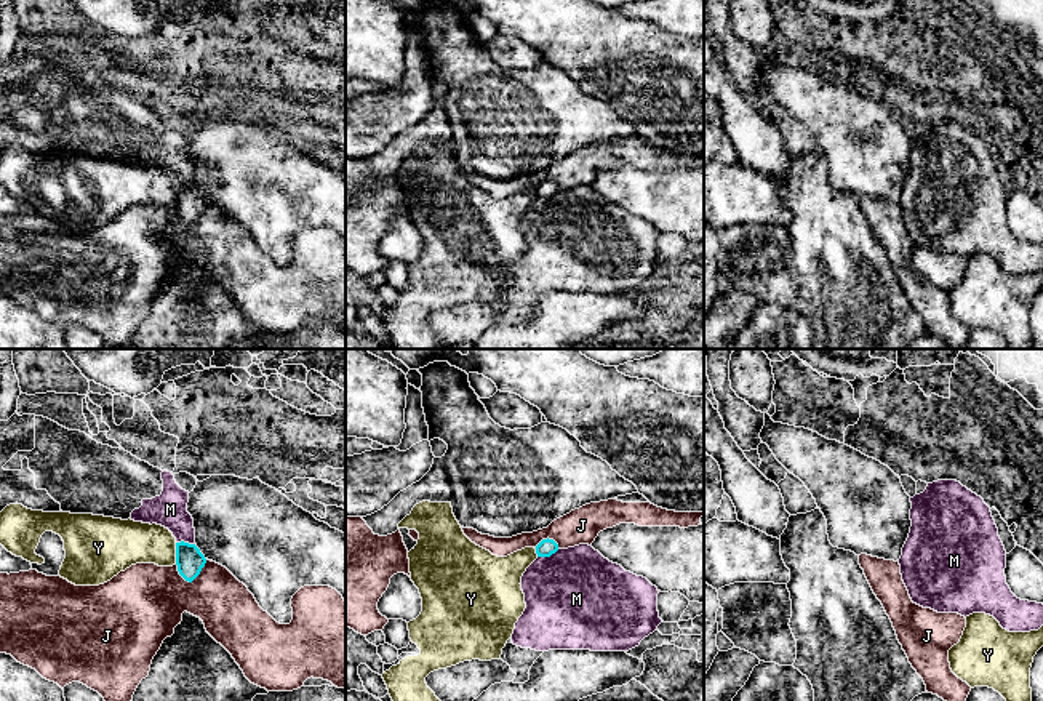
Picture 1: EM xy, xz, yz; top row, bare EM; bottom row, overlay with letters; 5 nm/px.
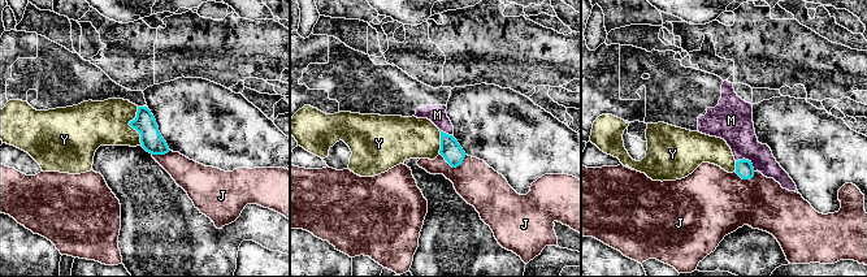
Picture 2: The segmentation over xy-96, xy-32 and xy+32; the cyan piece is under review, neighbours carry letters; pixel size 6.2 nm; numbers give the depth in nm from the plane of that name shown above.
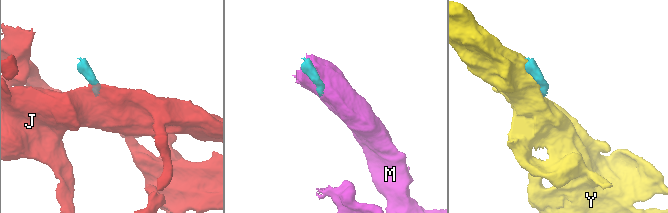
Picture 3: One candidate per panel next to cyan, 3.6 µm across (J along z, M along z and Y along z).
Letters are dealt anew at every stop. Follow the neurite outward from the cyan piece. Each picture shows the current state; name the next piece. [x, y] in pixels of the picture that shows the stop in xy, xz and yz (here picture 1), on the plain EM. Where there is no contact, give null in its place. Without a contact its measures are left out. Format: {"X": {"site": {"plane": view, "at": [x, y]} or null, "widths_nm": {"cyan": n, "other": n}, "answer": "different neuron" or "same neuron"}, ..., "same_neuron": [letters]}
{"J": {"site": {"plane": "xy", "at": [191, 223]}, "widths_nm": {"cyan": 140, "other": 380}, "answer": "same neuron"}, "M": {"site": {"plane": "xz", "at": [547, 197]}, "widths_nm": {"cyan": 90, "other": 480}, "answer": "different neuron"}, "Y": {"site": {"plane": "xy", "at": [176, 194]}, "widths_nm": {"cyan": 140, "other": 220}, "answer": "different neuron"}, "same_neuron": ["J"]}

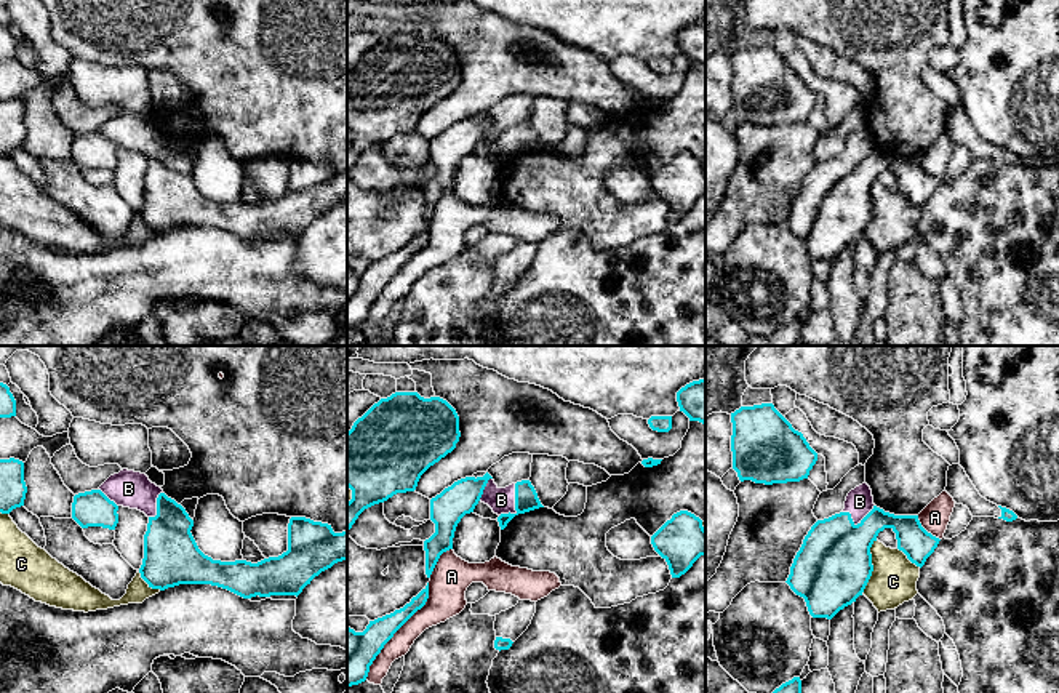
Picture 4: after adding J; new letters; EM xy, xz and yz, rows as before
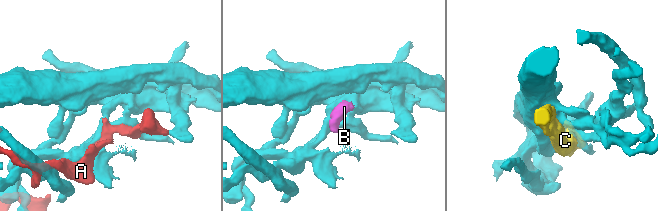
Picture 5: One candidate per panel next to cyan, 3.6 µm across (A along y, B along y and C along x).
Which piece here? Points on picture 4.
{"A": {"site": {"plane": "xz", "at": [397, 271]}, "widths_nm": {"cyan": 200, "other": 150}, "answer": "different neuron"}, "B": {"site": {"plane": "xz", "at": [515, 148]}, "widths_nm": {"cyan": 120, "other": 130}, "answer": "same neuron"}, "C": {"site": {"plane": "yz", "at": [872, 208]}, "widths_nm": {"cyan": 380, "other": 240}, "answer": "different neuron"}, "same_neuron": ["B"]}

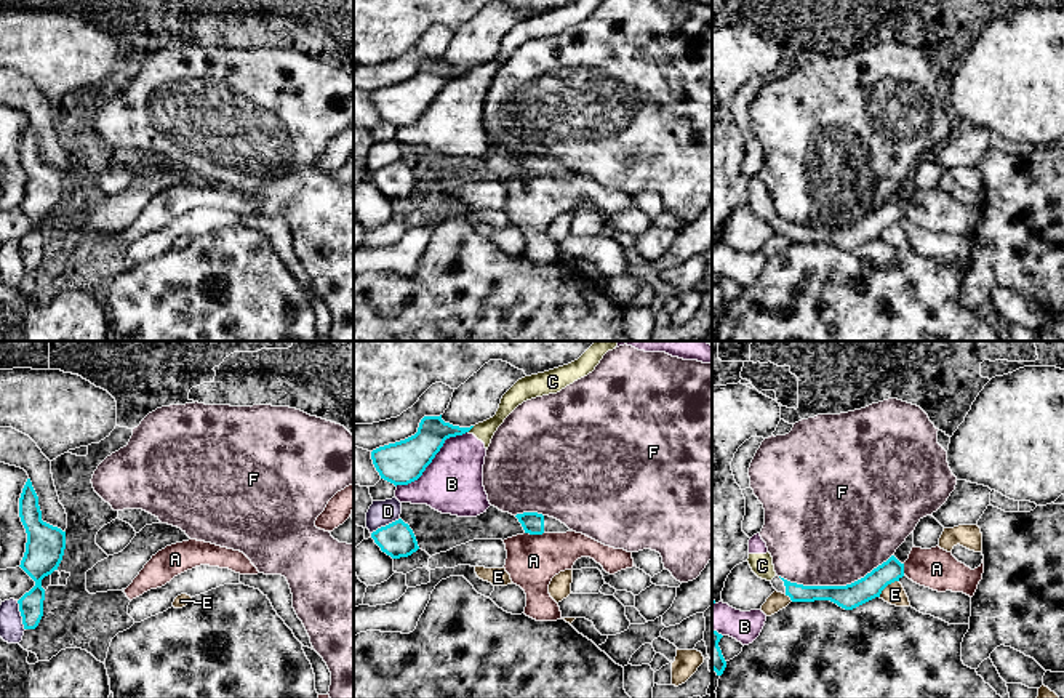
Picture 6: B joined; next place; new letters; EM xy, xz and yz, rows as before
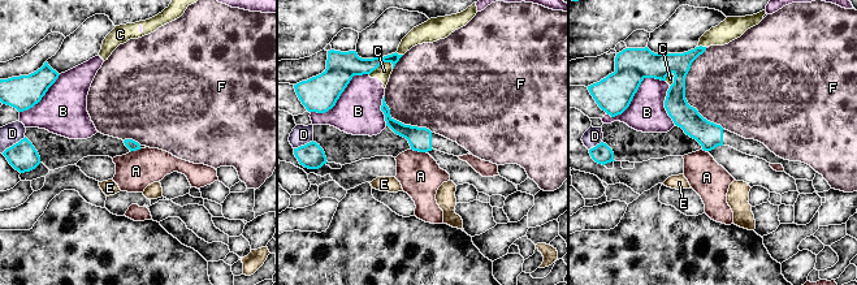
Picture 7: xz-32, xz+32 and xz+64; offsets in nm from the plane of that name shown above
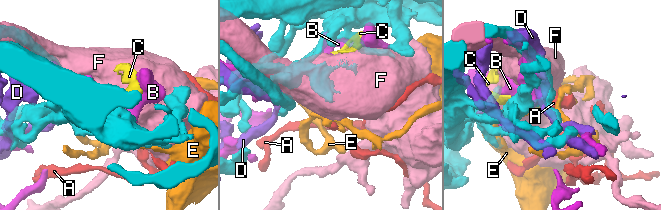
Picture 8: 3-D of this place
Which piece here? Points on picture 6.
{"A": {"site": {"plane": "xz", "at": [535, 175]}, "widths_nm": {"cyan": 110, "other": 260}, "answer": "different neuron"}, "B": {"site": {"plane": "xz", "at": [432, 100]}, "widths_nm": {"cyan": 220, "other": 300}, "answer": "different neuron"}, "C": {"site": {"plane": "xz", "at": [471, 69]}, "widths_nm": {"cyan": 150, "other": 100}, "answer": "different neuron"}, "D": {"site": {"plane": "xz", "at": [386, 167]}, "widths_nm": {"cyan": 180, "other": 130}, "answer": "different neuron"}, "E": {"site": {"plane": "yz", "at": [887, 226]}, "widths_nm": {"cyan": 120, "other": 110}, "answer": "different neuron"}, "F": {"site": {"plane": "yz", "at": [836, 228]}, "widths_nm": {"cyan": 120, "other": 500}, "answer": "different neuron"}, "same_neuron": []}

